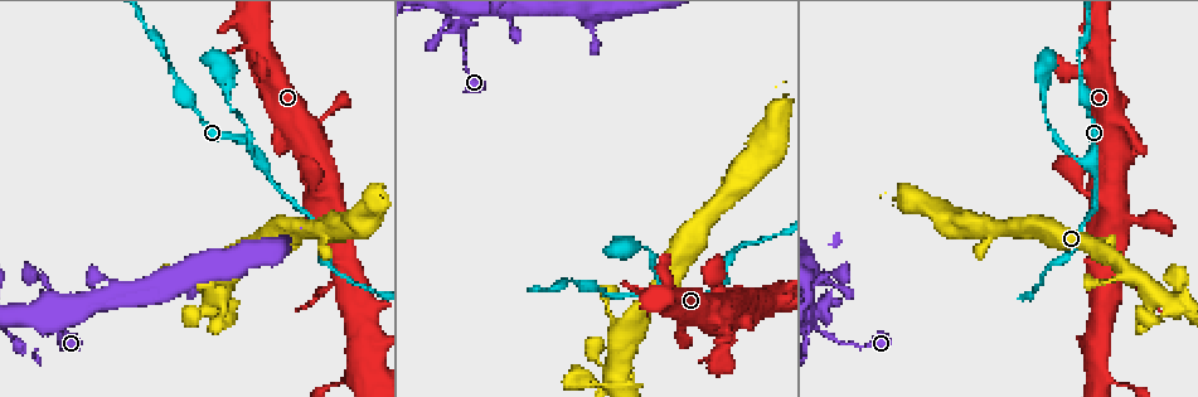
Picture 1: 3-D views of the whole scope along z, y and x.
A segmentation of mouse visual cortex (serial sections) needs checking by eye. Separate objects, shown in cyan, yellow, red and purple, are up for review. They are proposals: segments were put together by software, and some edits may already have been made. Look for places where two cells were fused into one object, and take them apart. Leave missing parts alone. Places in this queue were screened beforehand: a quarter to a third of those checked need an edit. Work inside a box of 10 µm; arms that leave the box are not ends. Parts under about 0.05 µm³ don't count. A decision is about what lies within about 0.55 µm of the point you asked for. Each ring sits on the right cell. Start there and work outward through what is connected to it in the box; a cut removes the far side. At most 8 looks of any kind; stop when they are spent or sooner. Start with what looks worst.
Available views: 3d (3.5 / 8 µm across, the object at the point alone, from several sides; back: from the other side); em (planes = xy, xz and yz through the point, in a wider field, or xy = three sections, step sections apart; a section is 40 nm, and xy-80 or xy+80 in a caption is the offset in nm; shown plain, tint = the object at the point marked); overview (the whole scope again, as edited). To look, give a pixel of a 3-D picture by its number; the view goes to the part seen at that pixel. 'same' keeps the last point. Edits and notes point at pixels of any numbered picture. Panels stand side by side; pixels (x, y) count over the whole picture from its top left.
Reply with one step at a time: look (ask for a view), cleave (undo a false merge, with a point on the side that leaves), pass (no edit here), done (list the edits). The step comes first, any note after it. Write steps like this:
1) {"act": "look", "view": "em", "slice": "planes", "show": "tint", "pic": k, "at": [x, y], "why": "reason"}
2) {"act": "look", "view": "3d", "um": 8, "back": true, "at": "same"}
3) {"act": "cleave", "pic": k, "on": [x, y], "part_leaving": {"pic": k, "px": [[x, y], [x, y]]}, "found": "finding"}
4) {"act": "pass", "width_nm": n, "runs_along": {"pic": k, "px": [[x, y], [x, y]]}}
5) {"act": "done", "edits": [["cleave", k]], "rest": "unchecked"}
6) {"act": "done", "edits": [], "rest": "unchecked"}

{"act": "look", "view": "3d", "um": 8, "pic": 1, "at": [259, 161], "why": "sharp bend"}

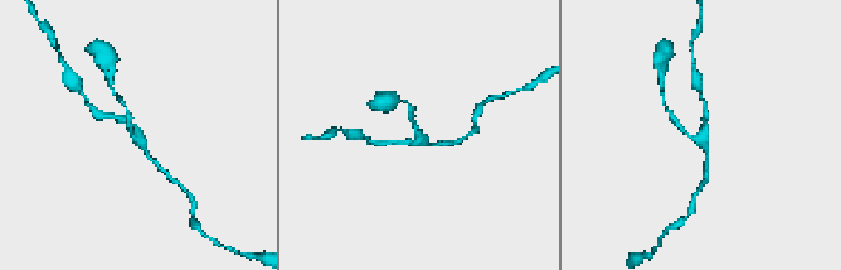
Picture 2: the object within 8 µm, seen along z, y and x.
{"act": "look", "view": "em", "slice": "xy", "step": 5, "show": "tint", "at": "same", "arms": 3, "arm_widths_nm": [150, 150, 150]}

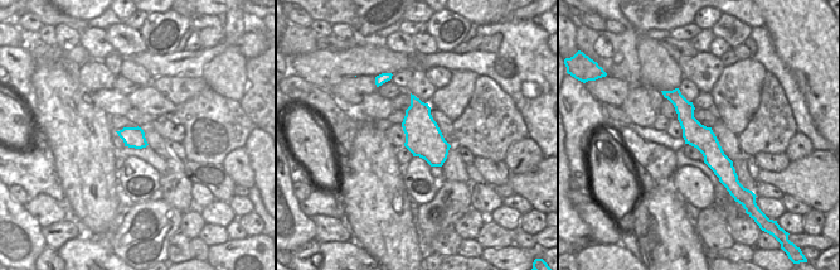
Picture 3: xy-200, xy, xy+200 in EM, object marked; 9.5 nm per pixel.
{"act": "pass", "runs_along": {"pic": 3, "px": [[671, 93], [731, 174]]}, "found": "all the same cell"}

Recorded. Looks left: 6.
{"act": "look", "view": "3d", "um": 3.5, "pic": 1, "at": [616, 371], "why": "looks like a crossing"}

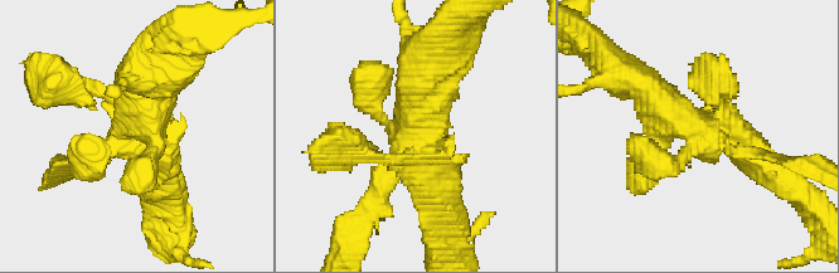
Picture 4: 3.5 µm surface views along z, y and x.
{"act": "look", "view": "em", "slice": "planes", "show": "tint", "pic": 4, "at": [700, 128], "why": "shape alone is not enough"}

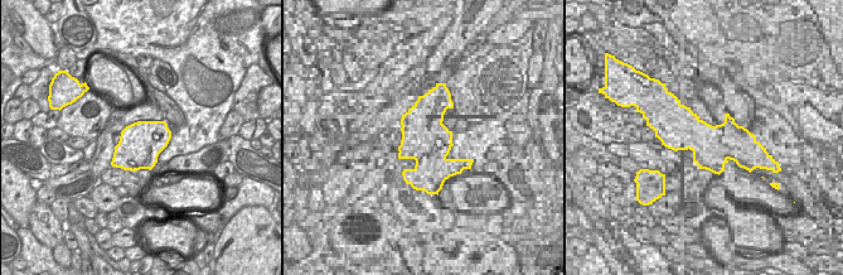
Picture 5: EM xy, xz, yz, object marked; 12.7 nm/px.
{"act": "cleave", "pic": 4, "on": [377, 211], "found": "a second cell is stuck on"}

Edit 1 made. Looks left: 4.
{"act": "look", "view": "overview"}

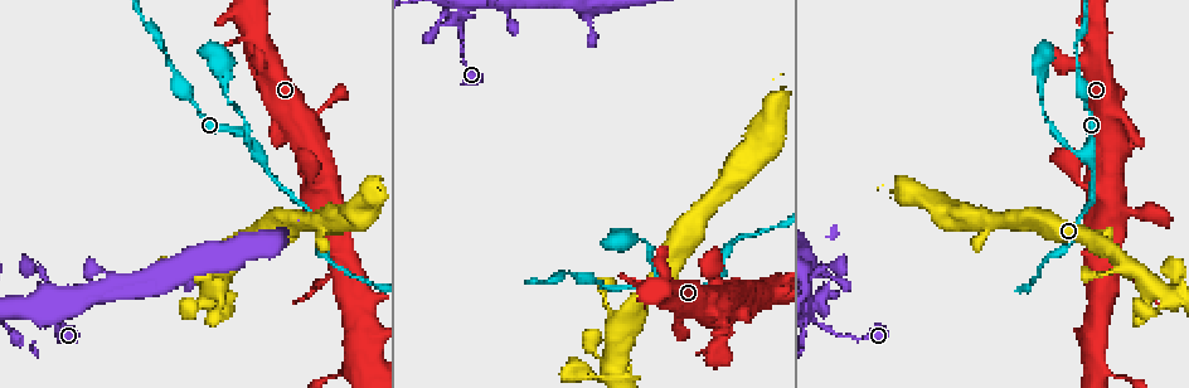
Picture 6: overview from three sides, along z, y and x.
{"act": "look", "view": "3d", "um": 3.5, "pic": 6, "at": [58, 327], "why": "side arm on a straight run"}

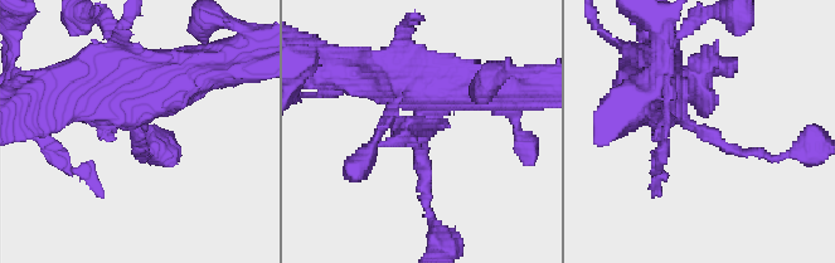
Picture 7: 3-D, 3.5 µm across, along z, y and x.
{"act": "look", "view": "em", "slice": "xy", "step": 3, "show": "tint", "pic": 7, "at": [135, 133], "why": "shape alone is not enough"}

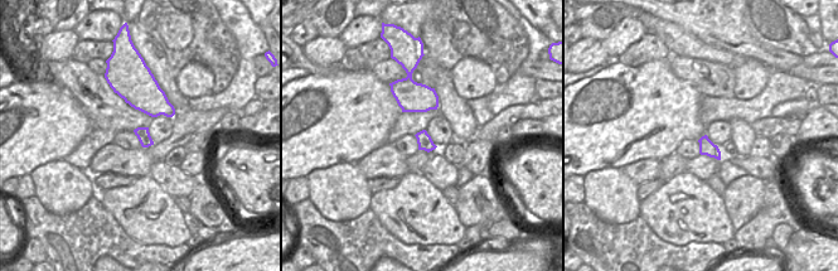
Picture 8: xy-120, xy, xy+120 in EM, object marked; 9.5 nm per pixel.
{"act": "pass", "runs_along": {"pic": 7, "px": [[430, 213], [417, 136], [441, 84]]}, "found": "all the same cell"}

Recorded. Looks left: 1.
{"act": "done", "edits": [["cleave", 4]], "rest": "unchecked"}

